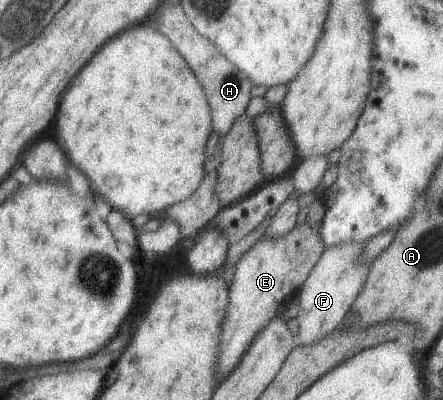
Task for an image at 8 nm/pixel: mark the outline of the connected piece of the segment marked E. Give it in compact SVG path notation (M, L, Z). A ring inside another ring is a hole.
M305 221L283 236L260 237L242 255L229 286L229 305L222 323L220 350L217 356L219 382L237 367L259 330L281 313L290 296L296 295L324 249L320 228Z

